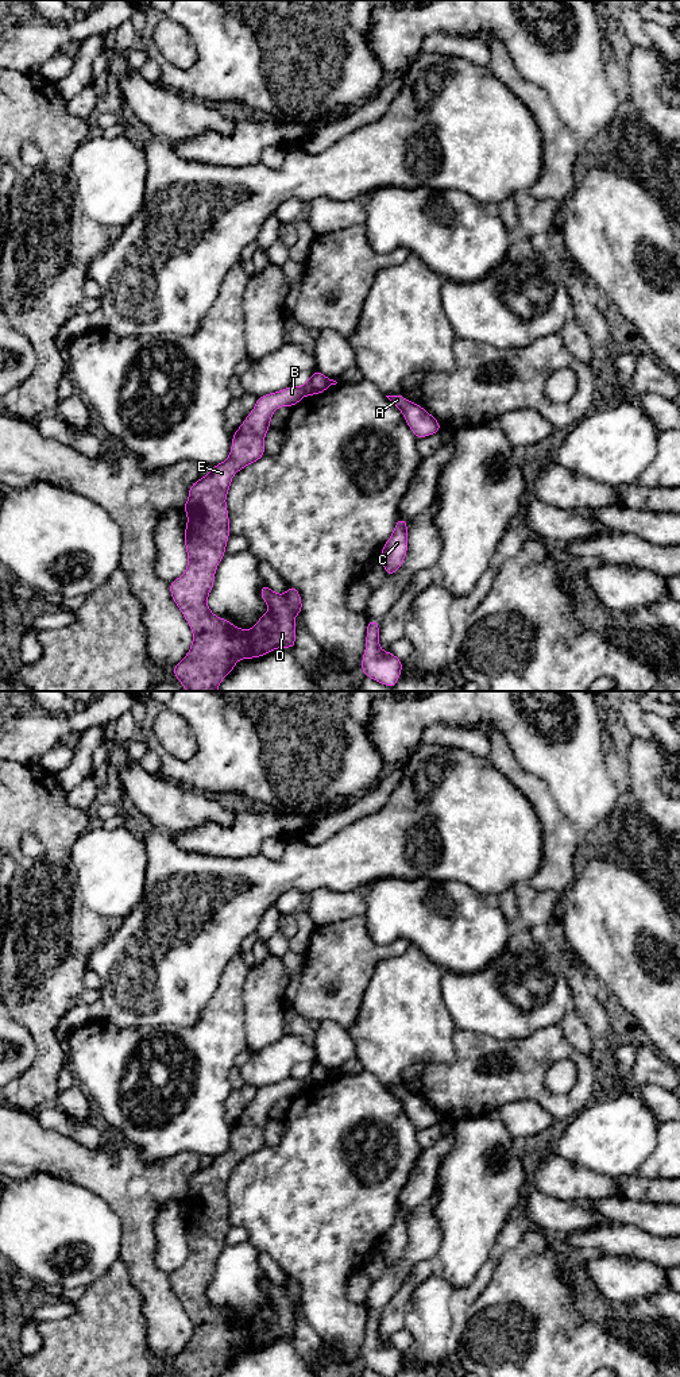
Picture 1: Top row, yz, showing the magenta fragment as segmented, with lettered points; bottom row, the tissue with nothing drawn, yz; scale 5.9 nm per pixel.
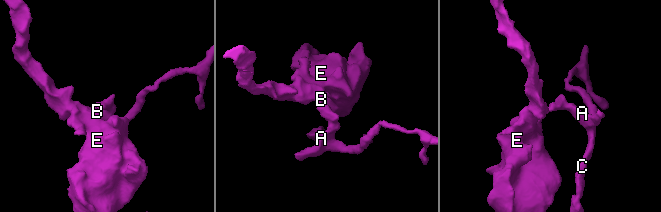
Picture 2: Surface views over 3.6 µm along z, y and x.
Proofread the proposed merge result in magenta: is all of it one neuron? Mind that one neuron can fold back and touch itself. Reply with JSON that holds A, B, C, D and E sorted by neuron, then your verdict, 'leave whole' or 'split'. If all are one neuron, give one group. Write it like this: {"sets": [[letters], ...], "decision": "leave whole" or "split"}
{"sets": [["A", "C"], ["B", "D", "E"]], "decision": "split"}

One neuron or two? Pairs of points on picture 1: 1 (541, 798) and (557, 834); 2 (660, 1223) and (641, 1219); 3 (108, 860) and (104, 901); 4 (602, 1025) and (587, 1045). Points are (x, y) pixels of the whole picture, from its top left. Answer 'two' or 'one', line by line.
1: one
2: one
3: one
4: two

